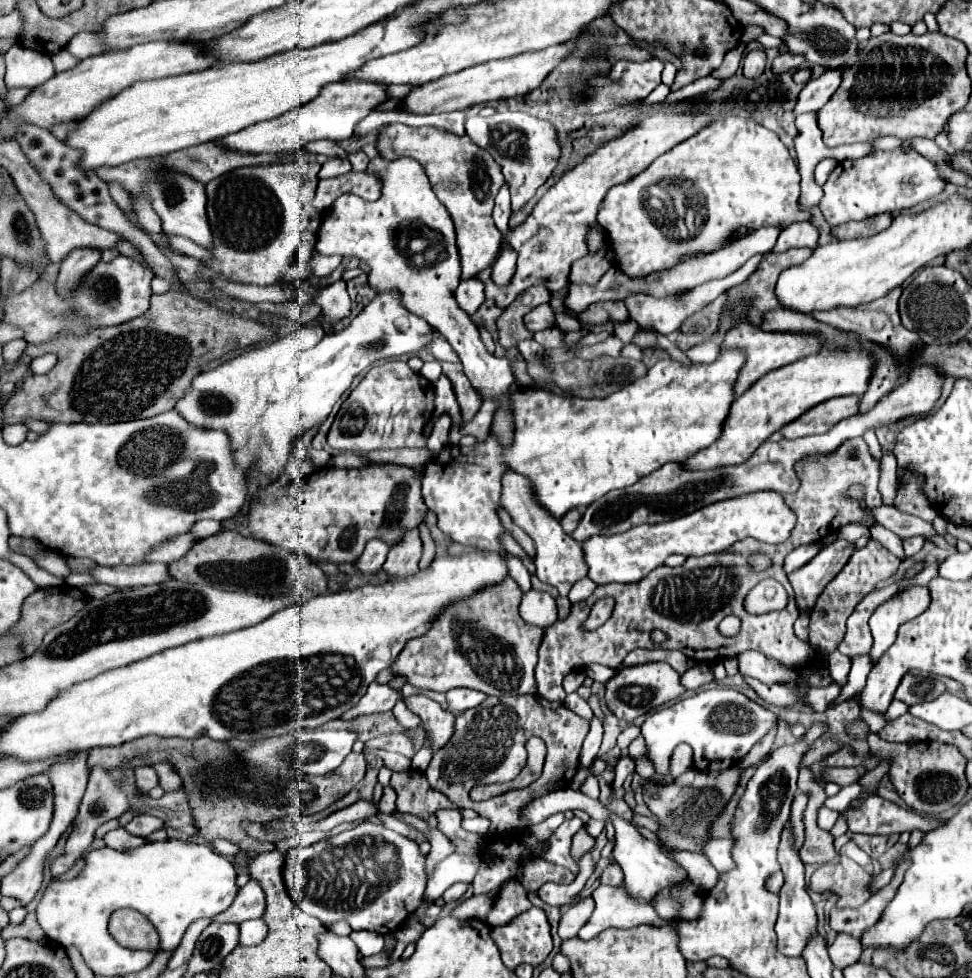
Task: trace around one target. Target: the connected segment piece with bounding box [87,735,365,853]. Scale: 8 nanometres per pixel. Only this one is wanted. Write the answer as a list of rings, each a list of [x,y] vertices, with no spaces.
[[[145,735],[121,747],[97,747],[89,751],[87,767],[103,769],[135,769],[145,765],[155,765],[167,761],[183,779],[183,789],[187,793],[189,807],[193,811],[193,821],[199,835],[211,843],[213,839],[227,839],[237,843],[245,853],[249,851],[273,851],[275,845],[251,839],[243,833],[241,821],[269,823],[285,819],[291,815],[313,815],[347,795],[365,777],[365,757],[363,753],[351,753],[337,773],[327,773],[325,777],[313,775],[281,775],[279,771],[247,765],[237,751],[223,741],[211,741],[209,737],[181,739],[181,737],[157,737]]]

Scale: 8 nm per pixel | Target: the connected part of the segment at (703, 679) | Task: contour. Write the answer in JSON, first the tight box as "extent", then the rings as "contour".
{"extent":[681,661,715,691],"contour":[[[697,661],[687,673],[681,675],[681,683],[691,691],[695,691],[699,687],[705,687],[705,685],[709,685],[713,681],[715,681],[715,677],[713,677],[711,665],[709,663],[701,663],[701,661]]]}

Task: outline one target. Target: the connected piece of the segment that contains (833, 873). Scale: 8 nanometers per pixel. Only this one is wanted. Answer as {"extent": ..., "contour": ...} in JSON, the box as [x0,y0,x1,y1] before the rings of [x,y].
{"extent":[811,857,873,907],"contour":[[[841,857],[839,863],[825,863],[825,865],[821,865],[811,877],[821,877],[821,883],[825,885],[825,891],[831,891],[831,893],[839,895],[837,907],[859,907],[871,897],[869,885],[871,885],[873,877],[869,873],[865,873],[857,863],[853,863],[847,857]]]}

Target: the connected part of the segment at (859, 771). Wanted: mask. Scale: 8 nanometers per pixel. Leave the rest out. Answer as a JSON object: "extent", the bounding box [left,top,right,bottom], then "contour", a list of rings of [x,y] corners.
{"extent":[821,767,867,787],"contour":[[[833,767],[833,769],[823,769],[821,771],[821,777],[825,781],[831,781],[831,783],[837,783],[841,787],[845,785],[851,785],[855,781],[859,781],[863,775],[867,773],[865,767]]]}

